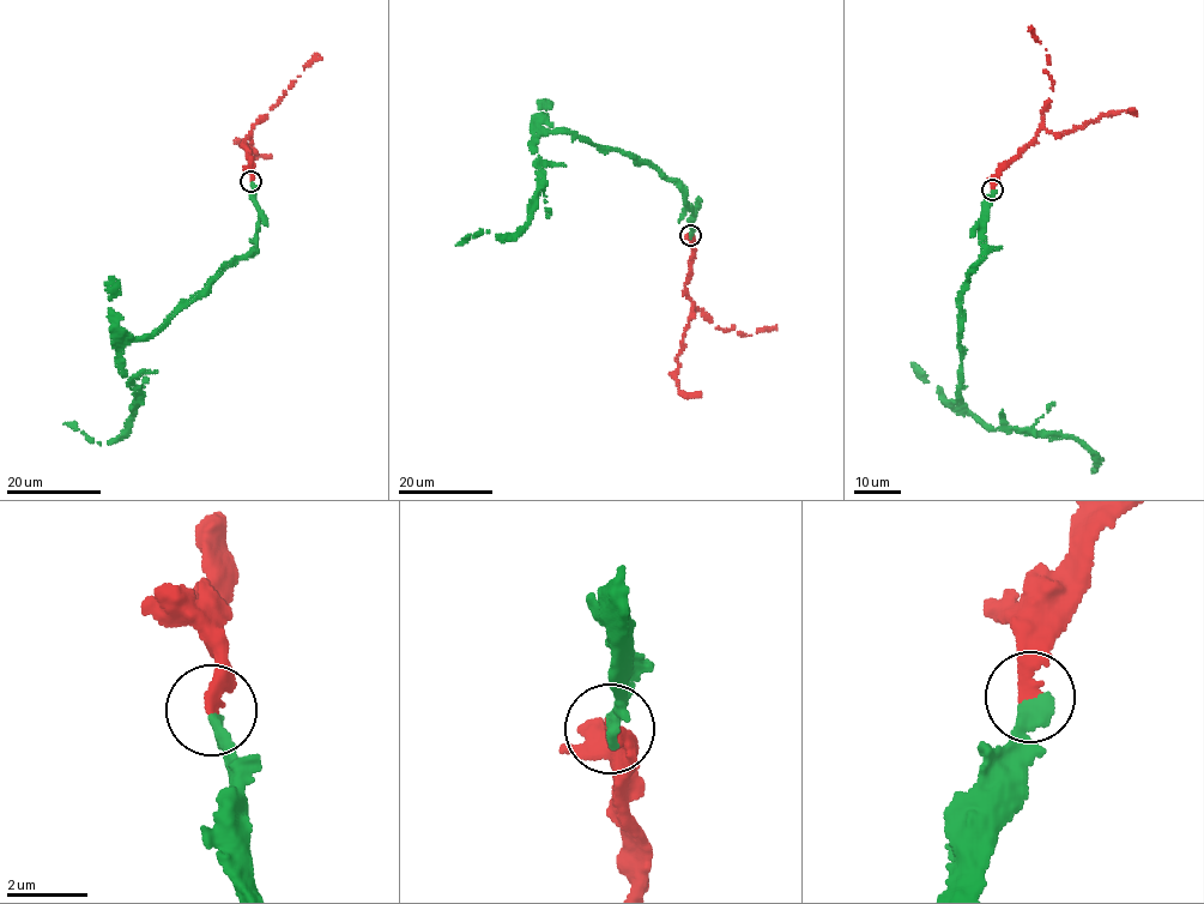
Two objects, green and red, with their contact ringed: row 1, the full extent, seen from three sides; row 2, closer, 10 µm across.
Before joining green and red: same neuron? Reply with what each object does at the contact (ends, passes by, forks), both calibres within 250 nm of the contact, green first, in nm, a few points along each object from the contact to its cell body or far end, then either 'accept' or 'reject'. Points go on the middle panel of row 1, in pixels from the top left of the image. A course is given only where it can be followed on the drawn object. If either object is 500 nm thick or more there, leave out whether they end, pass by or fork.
green ends; red ends; calibres 400 and 340 nm; course green (690, 234), (694, 215), (676, 182), (561, 132), (536, 138), (528, 224), (455, 243); course red (690, 235), (694, 247), (685, 285), (693, 307), (676, 380), (679, 391), (701, 392); accept

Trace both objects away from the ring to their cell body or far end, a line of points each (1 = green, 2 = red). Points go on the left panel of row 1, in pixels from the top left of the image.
1: (250, 181), (259, 209), (252, 251), (120, 351), (137, 403), (122, 434), (92, 443), (64, 423)
2: (250, 180), (253, 164), (243, 144), (250, 137), (252, 149), (242, 143), (254, 154), (271, 155)

